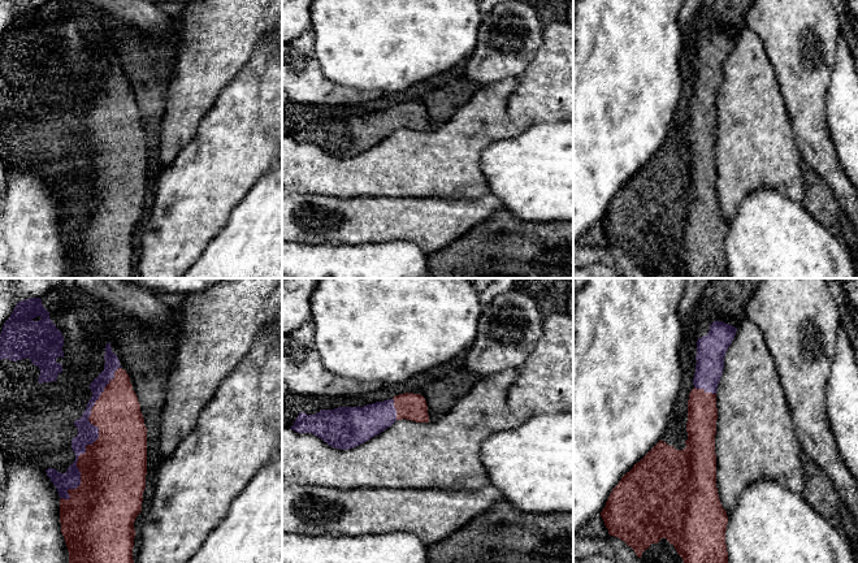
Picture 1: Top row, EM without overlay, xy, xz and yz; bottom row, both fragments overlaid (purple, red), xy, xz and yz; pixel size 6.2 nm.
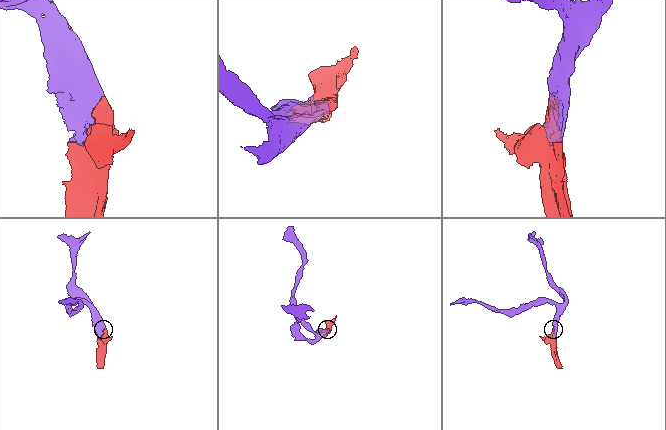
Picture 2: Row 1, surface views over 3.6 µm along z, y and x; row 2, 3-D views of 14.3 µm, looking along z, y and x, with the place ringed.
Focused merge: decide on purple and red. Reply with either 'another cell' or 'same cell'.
same cell

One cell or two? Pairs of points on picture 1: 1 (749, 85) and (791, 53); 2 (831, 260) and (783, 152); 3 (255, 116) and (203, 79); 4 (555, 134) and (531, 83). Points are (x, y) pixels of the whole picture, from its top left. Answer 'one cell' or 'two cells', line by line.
1: two cells
2: two cells
3: two cells
4: two cells

